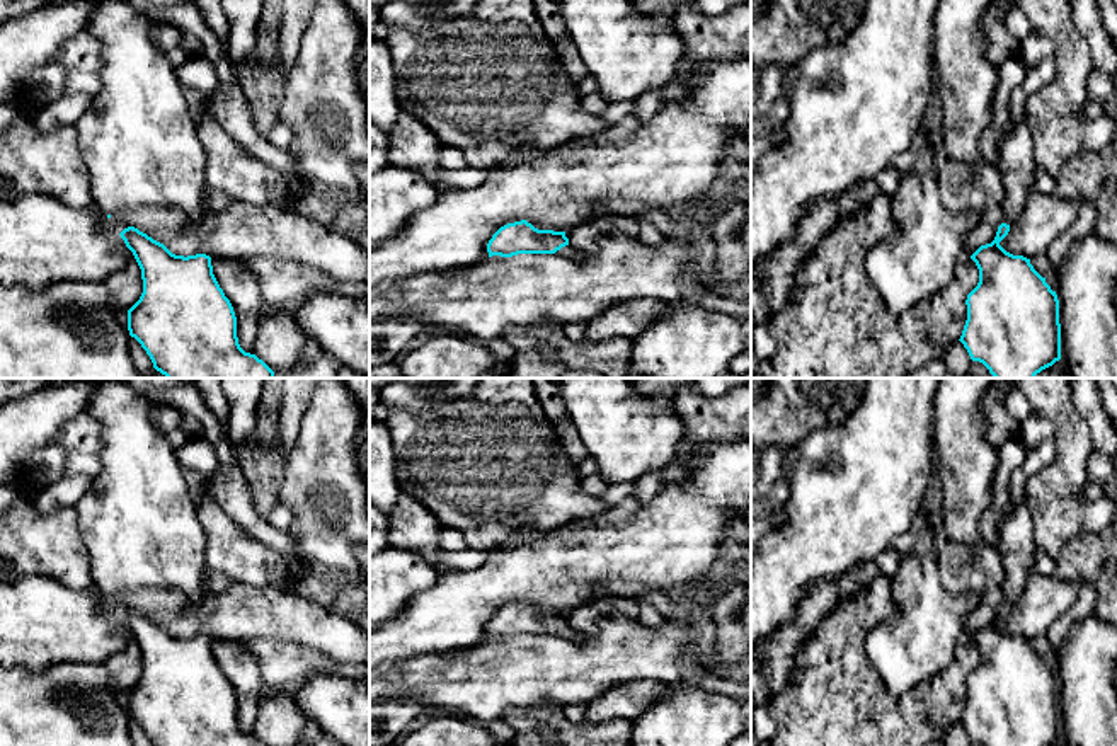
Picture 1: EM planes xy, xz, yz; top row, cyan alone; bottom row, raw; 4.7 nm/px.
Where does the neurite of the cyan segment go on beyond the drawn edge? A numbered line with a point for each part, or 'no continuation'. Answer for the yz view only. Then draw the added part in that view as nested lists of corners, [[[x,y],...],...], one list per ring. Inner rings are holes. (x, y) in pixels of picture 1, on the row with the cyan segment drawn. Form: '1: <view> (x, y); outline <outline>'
1: yz (1017, 166); outline [[[1013,123],[1001,138],[996,169],[1005,186],[1003,220],[1010,225],[1023,209],[1035,182],[1035,145],[1028,123]]]

